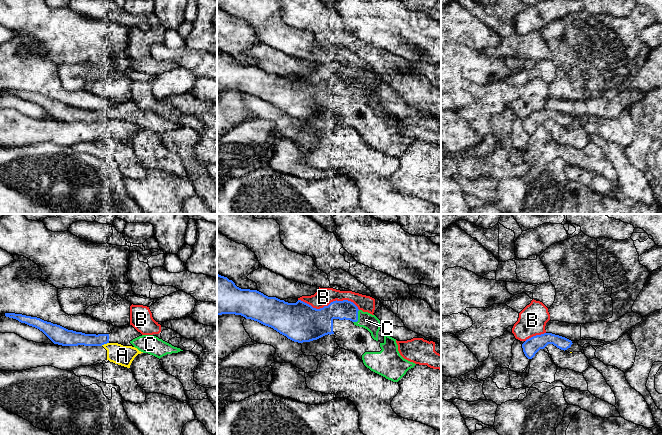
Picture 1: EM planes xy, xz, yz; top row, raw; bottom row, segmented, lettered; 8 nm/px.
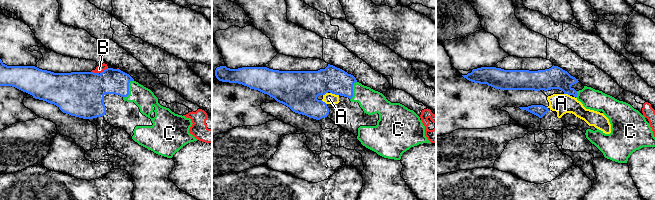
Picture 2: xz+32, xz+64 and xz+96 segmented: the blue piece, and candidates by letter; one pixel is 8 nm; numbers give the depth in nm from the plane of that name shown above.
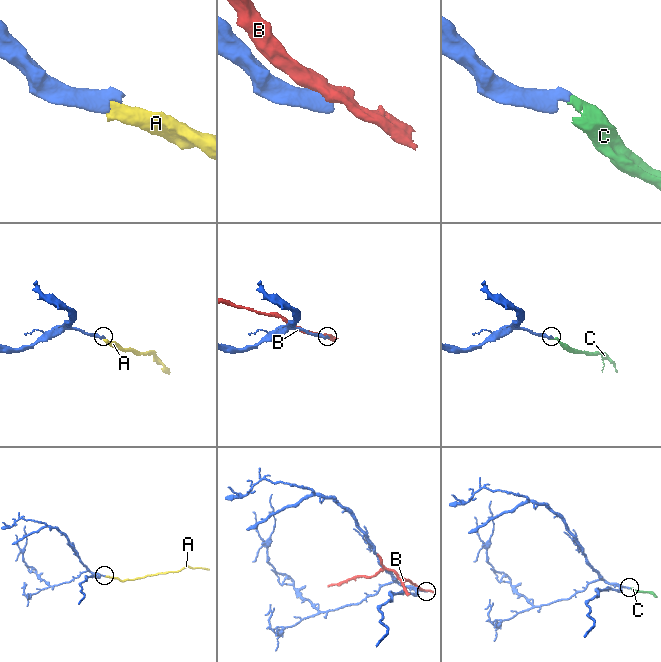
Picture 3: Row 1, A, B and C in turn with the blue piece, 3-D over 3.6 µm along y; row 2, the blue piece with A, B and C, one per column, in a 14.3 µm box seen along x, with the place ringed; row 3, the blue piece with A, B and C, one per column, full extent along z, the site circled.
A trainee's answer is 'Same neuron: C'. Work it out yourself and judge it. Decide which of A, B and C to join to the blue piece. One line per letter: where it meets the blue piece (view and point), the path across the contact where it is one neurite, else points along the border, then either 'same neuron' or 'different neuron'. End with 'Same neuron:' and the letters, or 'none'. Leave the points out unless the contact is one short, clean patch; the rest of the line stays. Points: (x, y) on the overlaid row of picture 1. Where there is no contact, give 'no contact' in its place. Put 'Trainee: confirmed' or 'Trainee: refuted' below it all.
A: meets blue in xy at (104, 343); different neuron
B: meets blue in xz at (329, 304); different neuron
C: meets blue in xz at (357, 317); same neuron
Same neuron: C
Trainee: confirmed

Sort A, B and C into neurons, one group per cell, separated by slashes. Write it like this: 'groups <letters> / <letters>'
groups A / B / C

